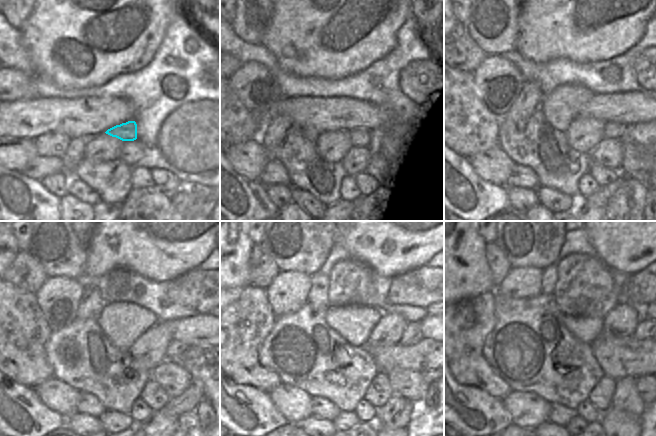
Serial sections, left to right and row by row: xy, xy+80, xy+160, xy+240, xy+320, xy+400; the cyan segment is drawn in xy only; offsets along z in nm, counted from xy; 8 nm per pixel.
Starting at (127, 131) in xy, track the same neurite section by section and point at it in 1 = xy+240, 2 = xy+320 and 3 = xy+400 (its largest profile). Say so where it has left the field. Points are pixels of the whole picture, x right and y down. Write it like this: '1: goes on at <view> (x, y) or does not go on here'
1: goes on at xy+240 (175, 348)
2: goes on at xy+320 (411, 335)
3: goes on at xy+400 (647, 329)

